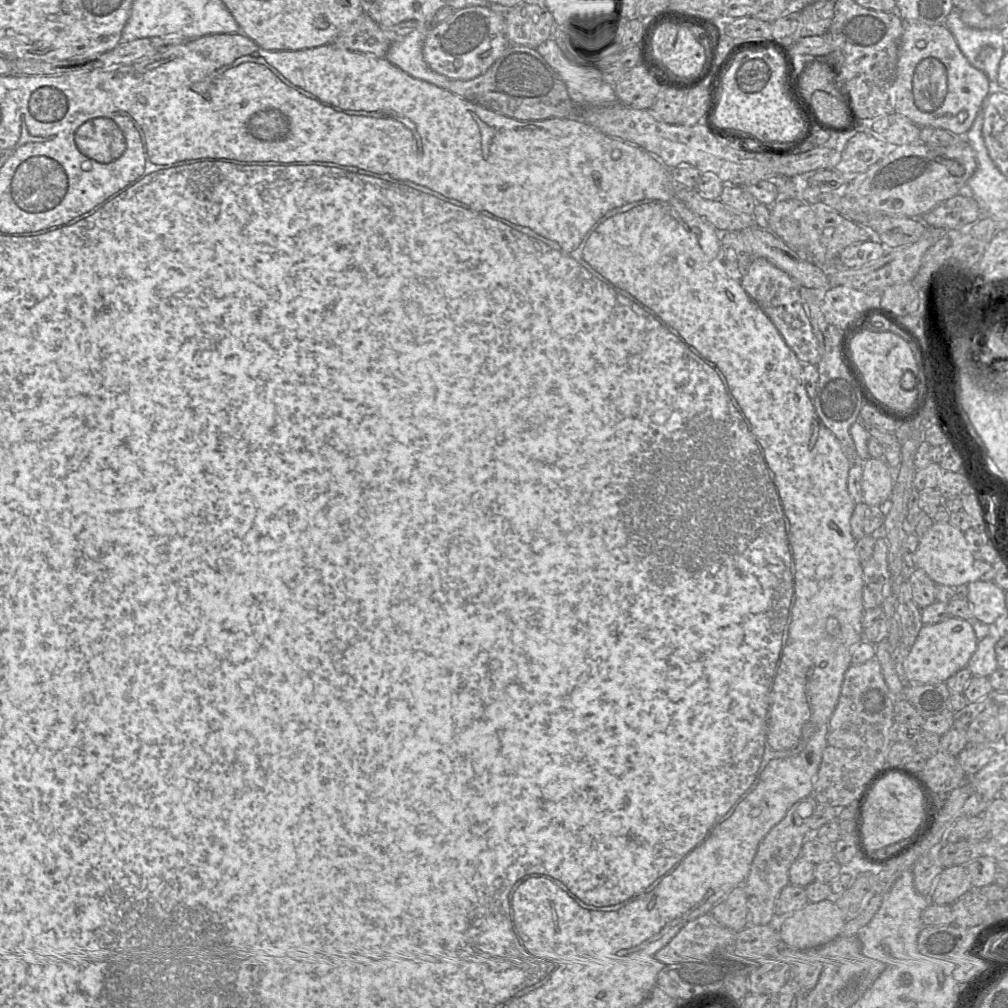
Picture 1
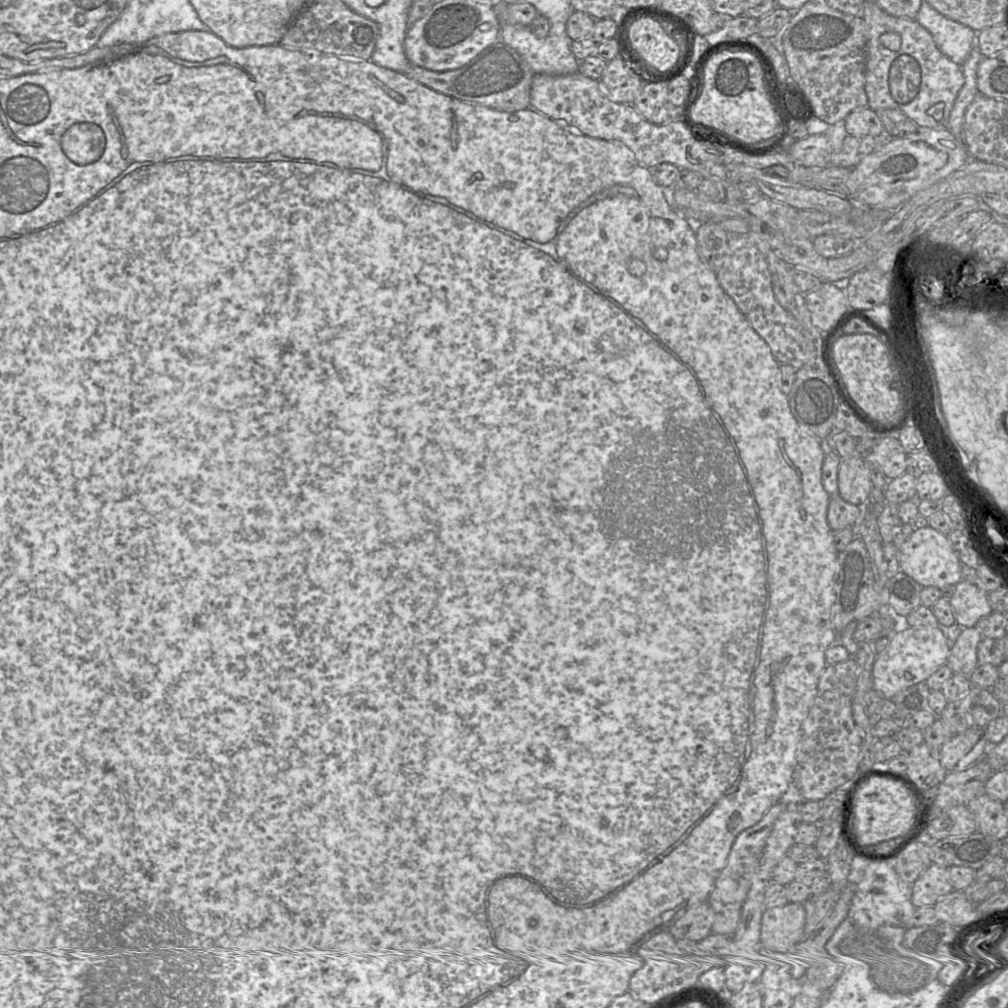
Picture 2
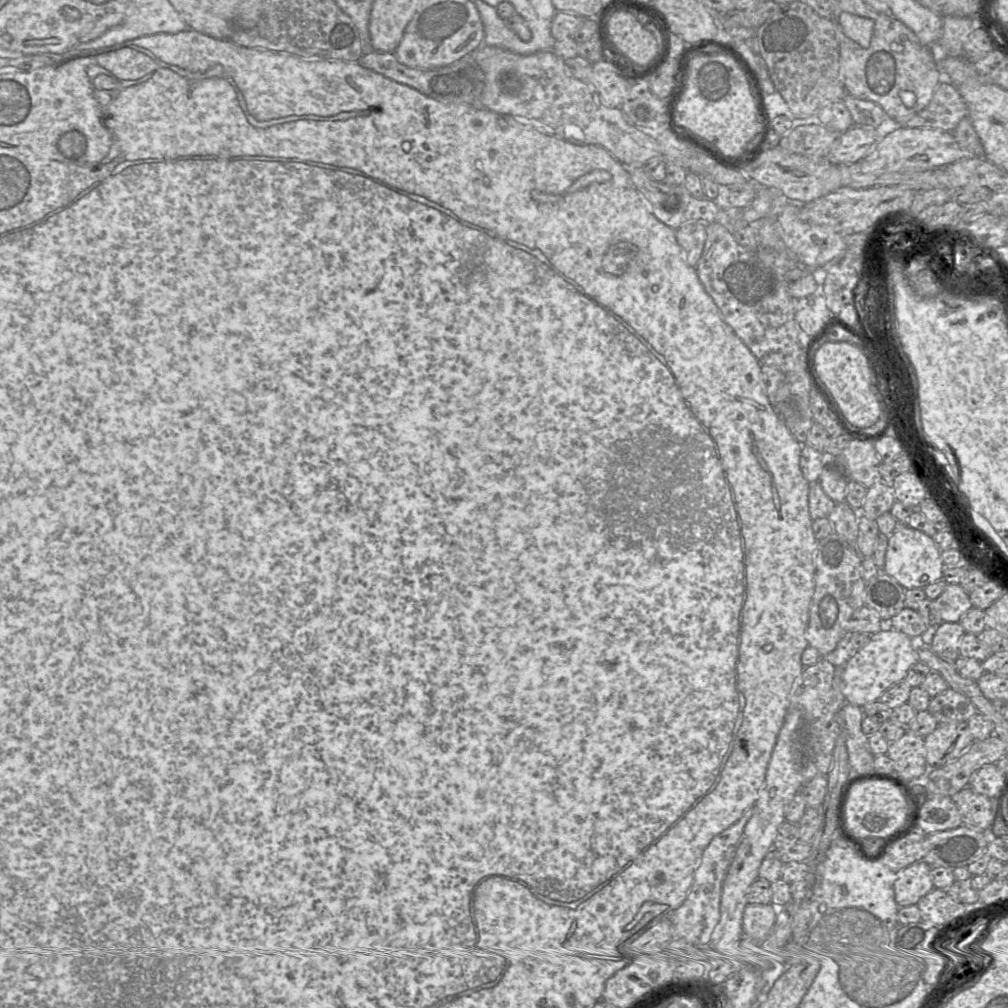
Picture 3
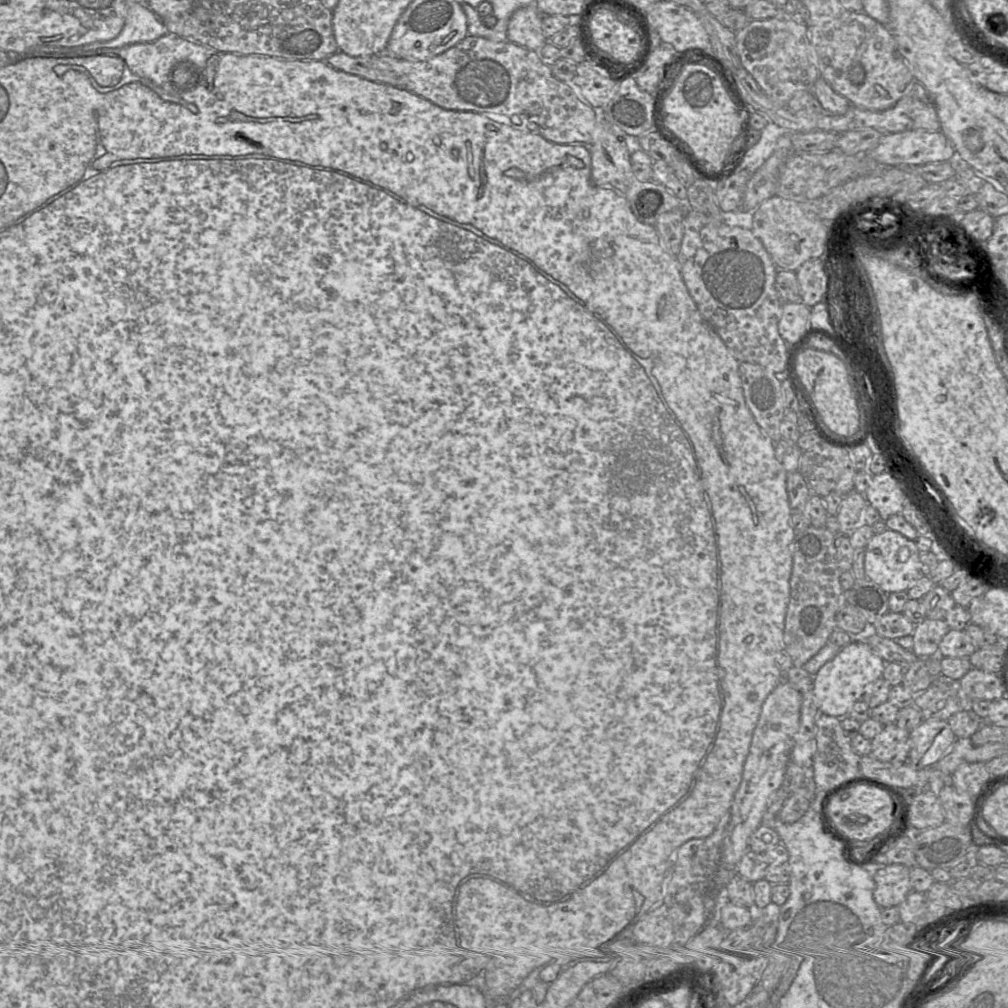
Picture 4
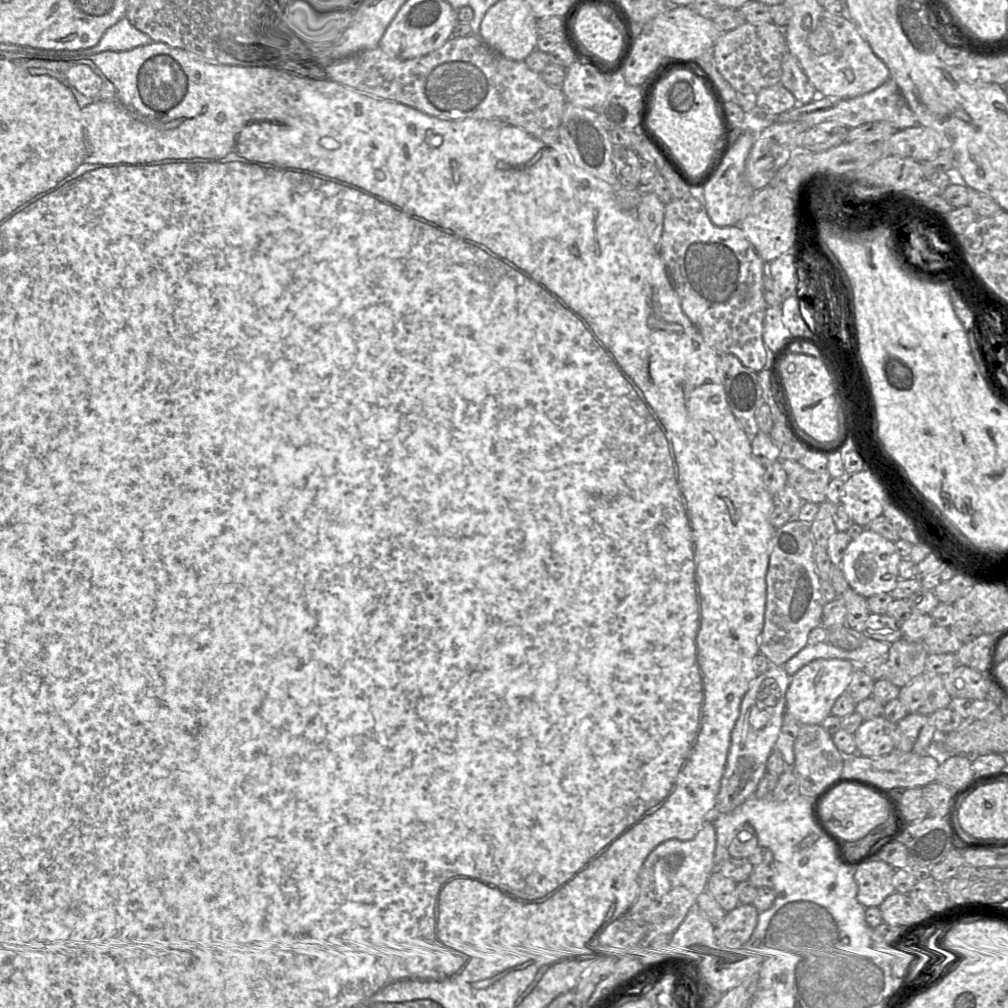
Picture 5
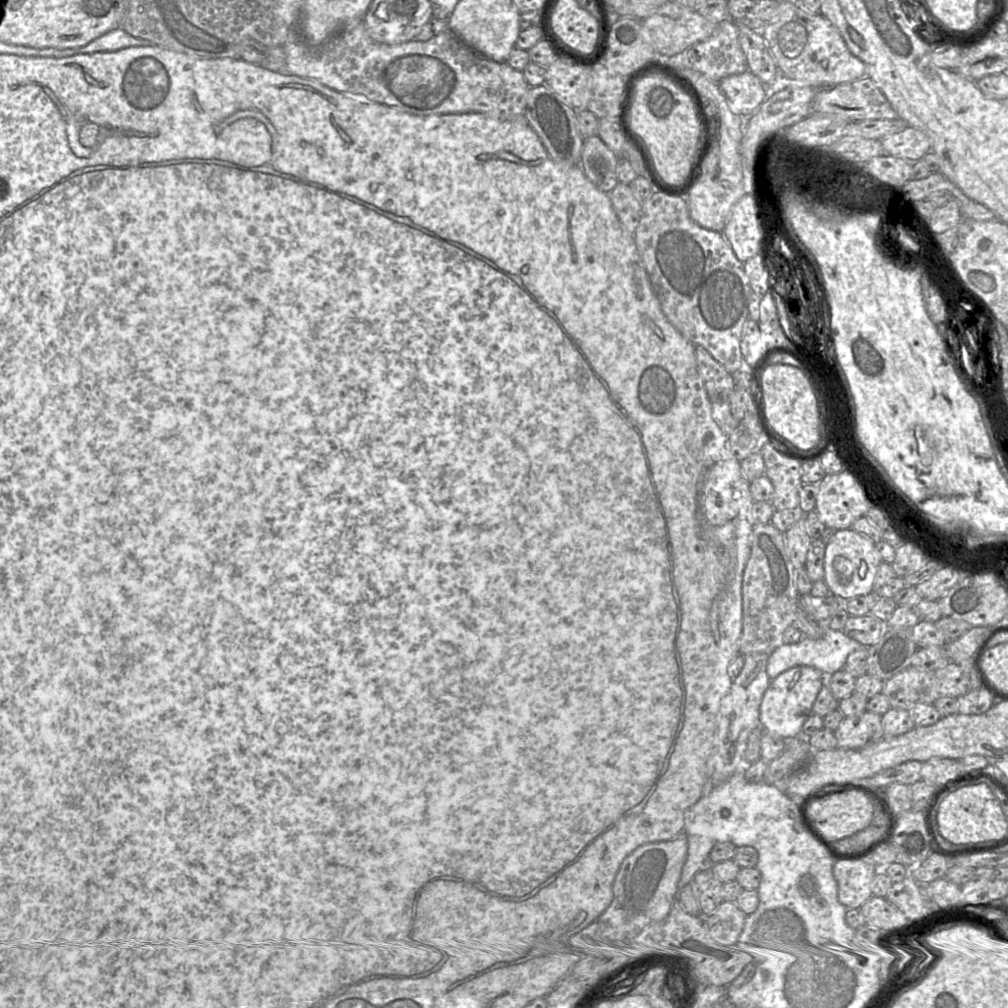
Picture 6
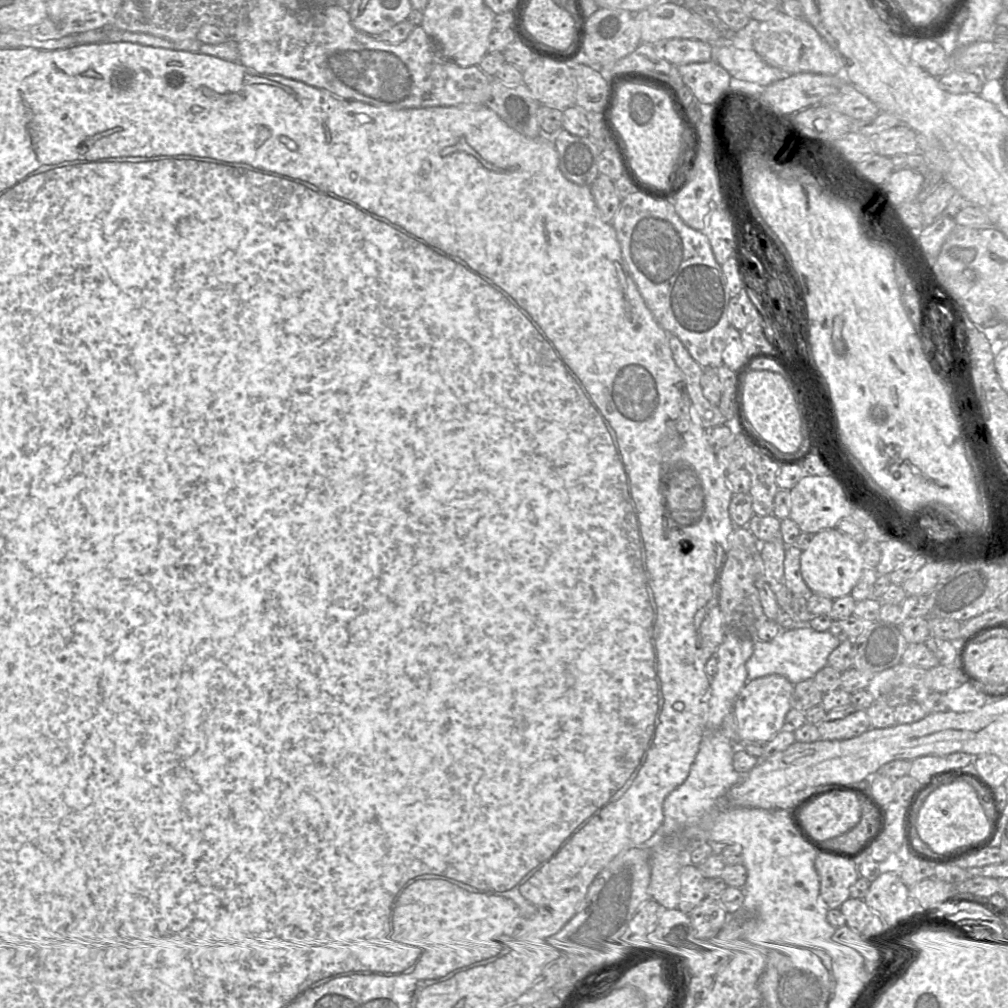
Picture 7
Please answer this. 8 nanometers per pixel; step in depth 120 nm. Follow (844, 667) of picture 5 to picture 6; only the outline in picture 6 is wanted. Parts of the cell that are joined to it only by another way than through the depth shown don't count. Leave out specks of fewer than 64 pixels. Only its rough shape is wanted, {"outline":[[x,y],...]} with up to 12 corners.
{"outline":[[797,666],[773,678],[760,704],[764,732],[801,733],[825,677]]}

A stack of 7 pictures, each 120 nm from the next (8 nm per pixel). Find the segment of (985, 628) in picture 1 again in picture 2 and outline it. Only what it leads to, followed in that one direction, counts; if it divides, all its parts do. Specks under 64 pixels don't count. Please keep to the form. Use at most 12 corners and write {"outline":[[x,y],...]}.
{"outline":[[976,627],[943,628],[952,642],[947,665],[970,676],[984,638]]}

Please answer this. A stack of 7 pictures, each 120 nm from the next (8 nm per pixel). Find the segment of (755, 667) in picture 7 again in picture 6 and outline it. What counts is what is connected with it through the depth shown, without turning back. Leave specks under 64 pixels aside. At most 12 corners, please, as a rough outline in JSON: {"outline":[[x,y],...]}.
{"outline":[[843,631],[787,643],[768,655],[773,679],[810,666],[824,676],[865,646]]}

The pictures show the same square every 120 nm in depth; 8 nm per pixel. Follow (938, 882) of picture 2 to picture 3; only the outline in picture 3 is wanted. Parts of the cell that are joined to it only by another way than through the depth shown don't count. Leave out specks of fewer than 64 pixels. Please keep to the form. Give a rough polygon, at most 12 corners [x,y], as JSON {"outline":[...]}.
{"outline":[[914,863],[896,874],[899,907],[916,905],[934,889],[931,869]]}

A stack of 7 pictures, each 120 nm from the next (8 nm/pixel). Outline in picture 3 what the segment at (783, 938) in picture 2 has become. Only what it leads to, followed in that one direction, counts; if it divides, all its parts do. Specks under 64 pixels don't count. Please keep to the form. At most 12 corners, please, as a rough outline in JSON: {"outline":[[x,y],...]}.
{"outline":[[748,904],[743,913],[747,936],[765,941],[772,933],[779,908]]}

